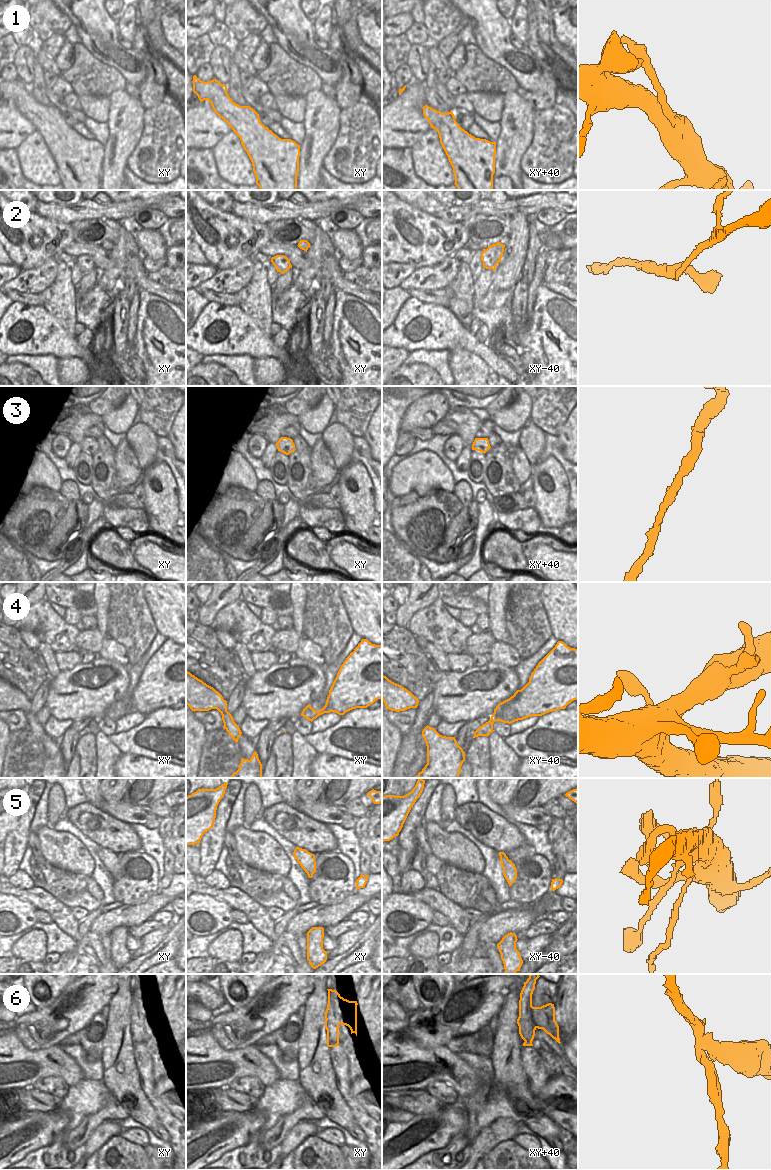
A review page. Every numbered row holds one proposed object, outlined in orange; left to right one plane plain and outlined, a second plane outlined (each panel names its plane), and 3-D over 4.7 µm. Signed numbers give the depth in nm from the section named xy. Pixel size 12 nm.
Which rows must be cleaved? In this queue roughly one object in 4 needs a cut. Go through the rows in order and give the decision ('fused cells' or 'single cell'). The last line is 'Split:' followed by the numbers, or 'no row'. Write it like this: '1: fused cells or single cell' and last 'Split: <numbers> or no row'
1: fused cells
2: single cell
3: fused cells
4: single cell
5: fused cells
6: fused cells
Split: 1, 3, 5, 6

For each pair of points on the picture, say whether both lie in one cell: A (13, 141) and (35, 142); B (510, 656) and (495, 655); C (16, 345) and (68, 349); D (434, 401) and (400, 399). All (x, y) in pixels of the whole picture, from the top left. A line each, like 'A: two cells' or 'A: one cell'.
A: two cells
B: one cell
C: one cell
D: two cells

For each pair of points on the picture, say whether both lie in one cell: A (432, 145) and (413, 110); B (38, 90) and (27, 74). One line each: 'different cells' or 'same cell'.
A: different cells
B: different cells

